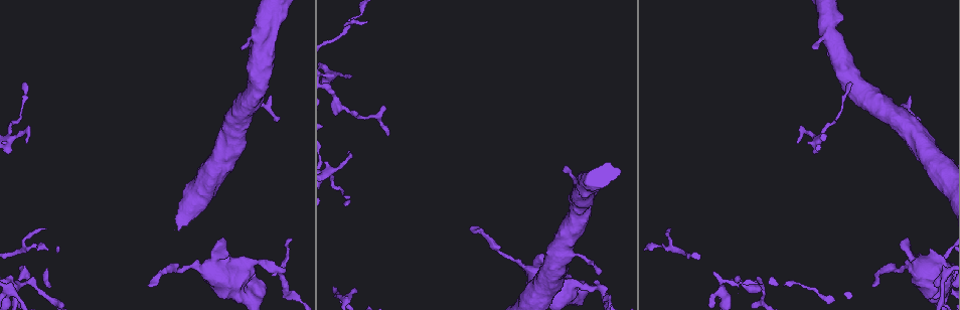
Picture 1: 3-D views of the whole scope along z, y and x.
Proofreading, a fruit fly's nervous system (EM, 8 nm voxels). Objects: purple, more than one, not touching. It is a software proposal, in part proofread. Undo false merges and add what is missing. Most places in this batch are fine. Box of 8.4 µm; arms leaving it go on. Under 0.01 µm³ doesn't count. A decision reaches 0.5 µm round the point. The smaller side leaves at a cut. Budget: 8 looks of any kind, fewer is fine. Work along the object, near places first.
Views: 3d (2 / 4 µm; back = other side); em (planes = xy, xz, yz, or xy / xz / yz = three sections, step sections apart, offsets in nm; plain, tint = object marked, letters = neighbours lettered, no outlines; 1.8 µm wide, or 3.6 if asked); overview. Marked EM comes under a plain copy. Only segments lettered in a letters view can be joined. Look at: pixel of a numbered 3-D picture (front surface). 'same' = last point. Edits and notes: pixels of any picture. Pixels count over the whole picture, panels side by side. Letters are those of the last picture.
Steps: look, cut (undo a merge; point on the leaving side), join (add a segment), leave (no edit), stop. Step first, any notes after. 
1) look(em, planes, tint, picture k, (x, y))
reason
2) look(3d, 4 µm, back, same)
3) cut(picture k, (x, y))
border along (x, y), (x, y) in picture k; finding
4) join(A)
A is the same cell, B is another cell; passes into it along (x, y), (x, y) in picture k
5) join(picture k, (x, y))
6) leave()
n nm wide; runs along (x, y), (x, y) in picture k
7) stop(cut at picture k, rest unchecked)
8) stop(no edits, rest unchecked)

look(3d, 4 µm, picture 1, (938, 287))
tapers out

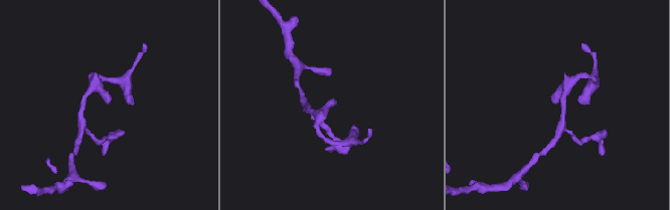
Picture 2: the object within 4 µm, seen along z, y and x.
look(em, 3.6 µm, xz, step 16, letters, picture 2, (554, 102))
shape alone is not enough

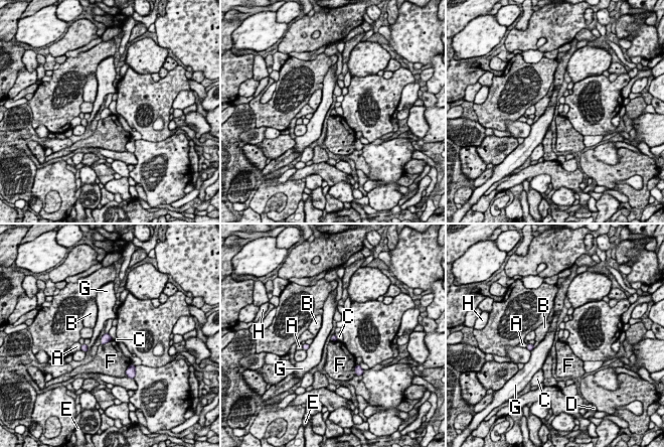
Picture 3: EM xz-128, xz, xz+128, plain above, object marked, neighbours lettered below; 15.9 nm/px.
leave()
A, B, C, D, E, F, G and H are other cells; border along (334, 334), (337, 339) in picture 3; none of them fits

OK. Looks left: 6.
look(3d, 2 µm, picture 1, (150, 285))
tapers out

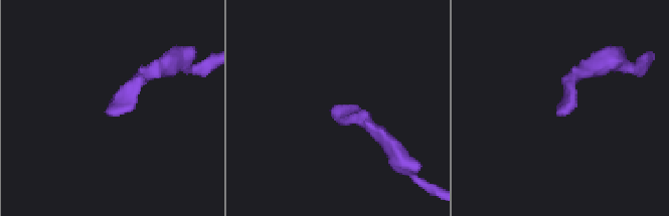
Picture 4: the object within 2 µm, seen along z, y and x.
look(em, xy, step 8, letters, picture 4, (108, 113))

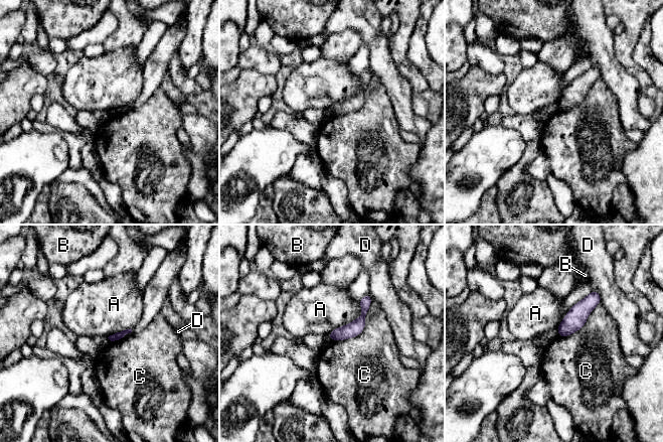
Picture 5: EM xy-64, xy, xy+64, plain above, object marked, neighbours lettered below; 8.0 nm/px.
leave()
A, B, C and D are other cells; none of them fits

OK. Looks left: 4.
look(em, planes, letters, picture 1, (535, 271))
sharp bend

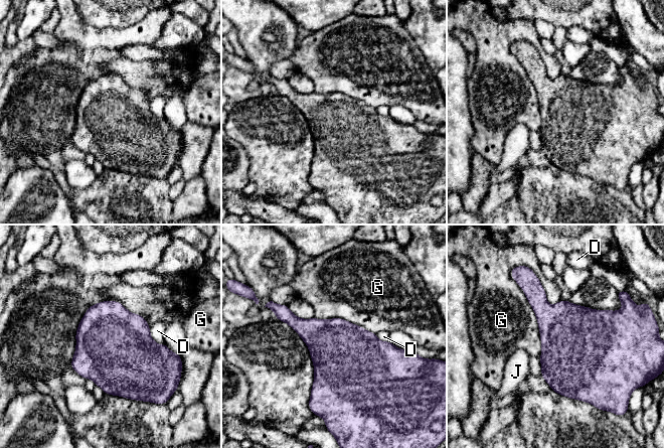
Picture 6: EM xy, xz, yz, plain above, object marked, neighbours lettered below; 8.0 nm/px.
leave()
D, G and J are other cells; border along (516, 282), (536, 317), (540, 356) in picture 6; all the same neuron

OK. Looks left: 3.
stop(no edits, rest unchecked)

